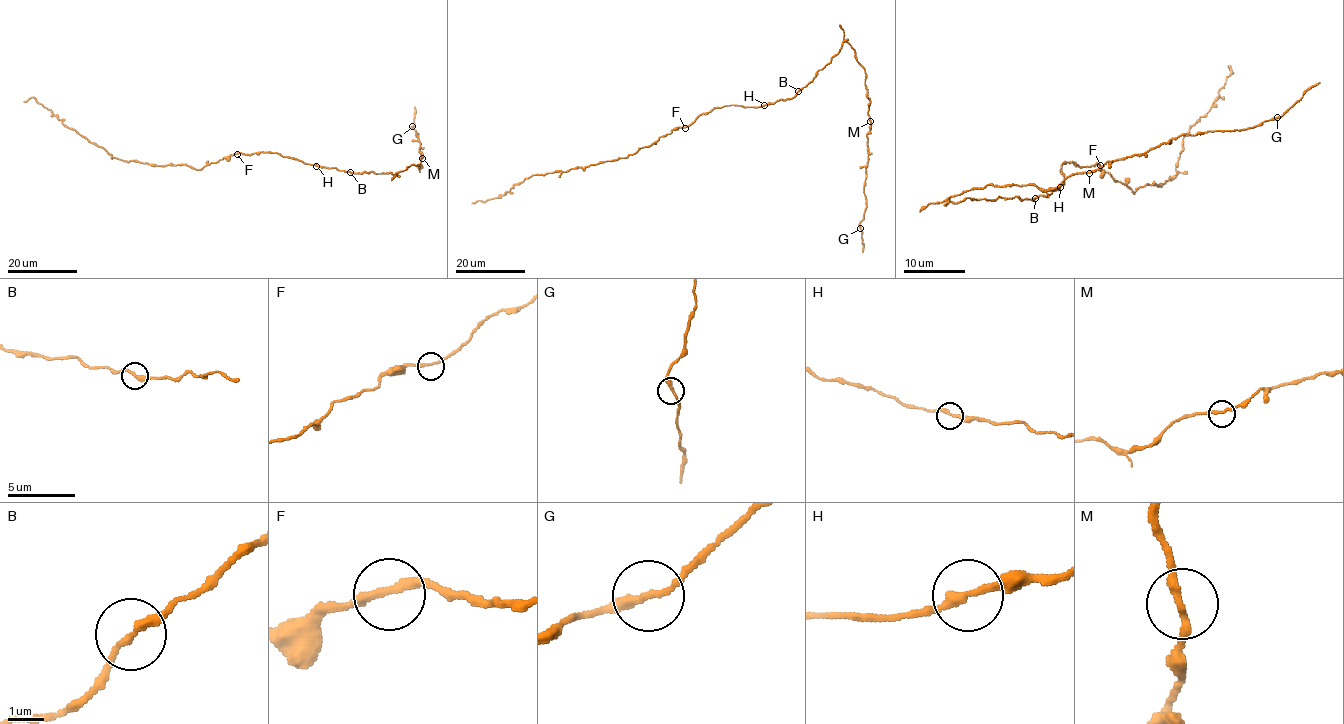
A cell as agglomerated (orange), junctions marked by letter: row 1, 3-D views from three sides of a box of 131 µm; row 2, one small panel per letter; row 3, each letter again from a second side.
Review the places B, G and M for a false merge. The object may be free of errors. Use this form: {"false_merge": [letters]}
{"false_merge": []}

